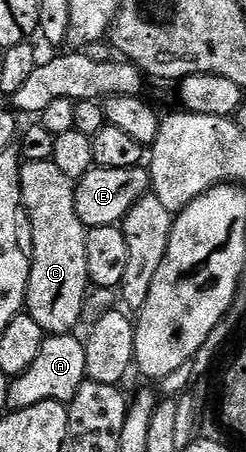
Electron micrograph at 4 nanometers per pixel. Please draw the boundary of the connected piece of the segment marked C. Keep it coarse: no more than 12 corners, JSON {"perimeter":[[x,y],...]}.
{"perimeter":[[23,162],[32,273],[25,310],[47,335],[82,323],[91,286],[75,184]]}

